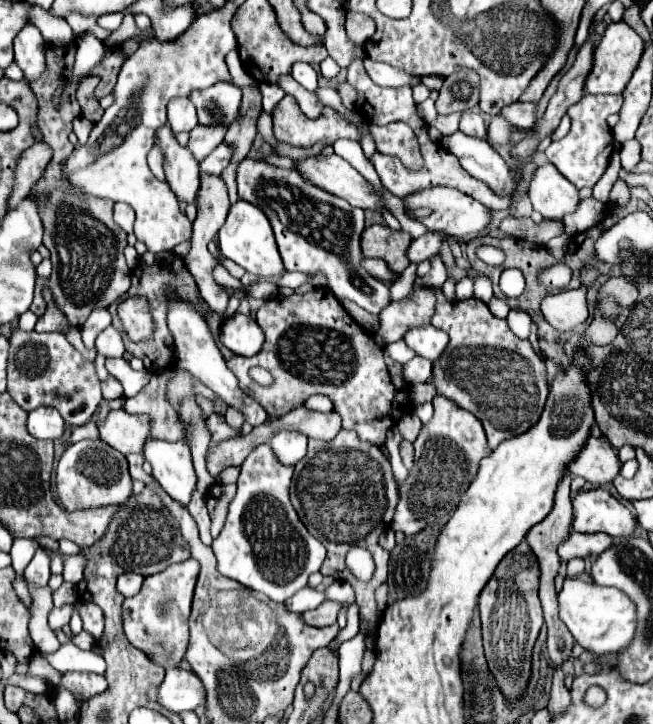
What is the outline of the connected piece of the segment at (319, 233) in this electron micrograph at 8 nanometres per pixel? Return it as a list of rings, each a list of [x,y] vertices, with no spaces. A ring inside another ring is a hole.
[[[242,159],[236,169],[236,183],[238,183],[238,197],[250,201],[252,205],[260,207],[272,223],[276,243],[284,261],[286,271],[302,271],[302,273],[324,273],[328,289],[334,291],[338,299],[350,299],[368,313],[378,315],[386,305],[390,305],[390,291],[384,281],[368,275],[362,267],[362,251],[360,251],[360,235],[364,231],[364,211],[358,207],[350,207],[348,201],[314,187],[310,181],[302,179],[298,171],[282,169],[258,159]]]

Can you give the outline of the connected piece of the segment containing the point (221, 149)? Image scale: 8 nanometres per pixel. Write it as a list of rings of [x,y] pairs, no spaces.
[[[220,143],[202,163],[200,163],[200,173],[208,173],[208,175],[218,175],[222,173],[222,169],[226,169],[230,157],[232,157],[232,151],[230,145],[226,143]]]

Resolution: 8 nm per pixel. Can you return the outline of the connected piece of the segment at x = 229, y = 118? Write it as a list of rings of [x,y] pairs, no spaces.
[[[216,83],[208,89],[190,93],[202,125],[232,125],[238,119],[242,91],[234,83]]]

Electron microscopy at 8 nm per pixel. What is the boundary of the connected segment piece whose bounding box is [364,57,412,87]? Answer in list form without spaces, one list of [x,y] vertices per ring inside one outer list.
[[[368,57],[364,61],[364,67],[366,67],[366,73],[370,75],[370,79],[382,87],[400,87],[400,85],[410,85],[410,81],[412,81],[412,77],[406,75],[404,71],[398,71],[386,63],[376,63]]]

